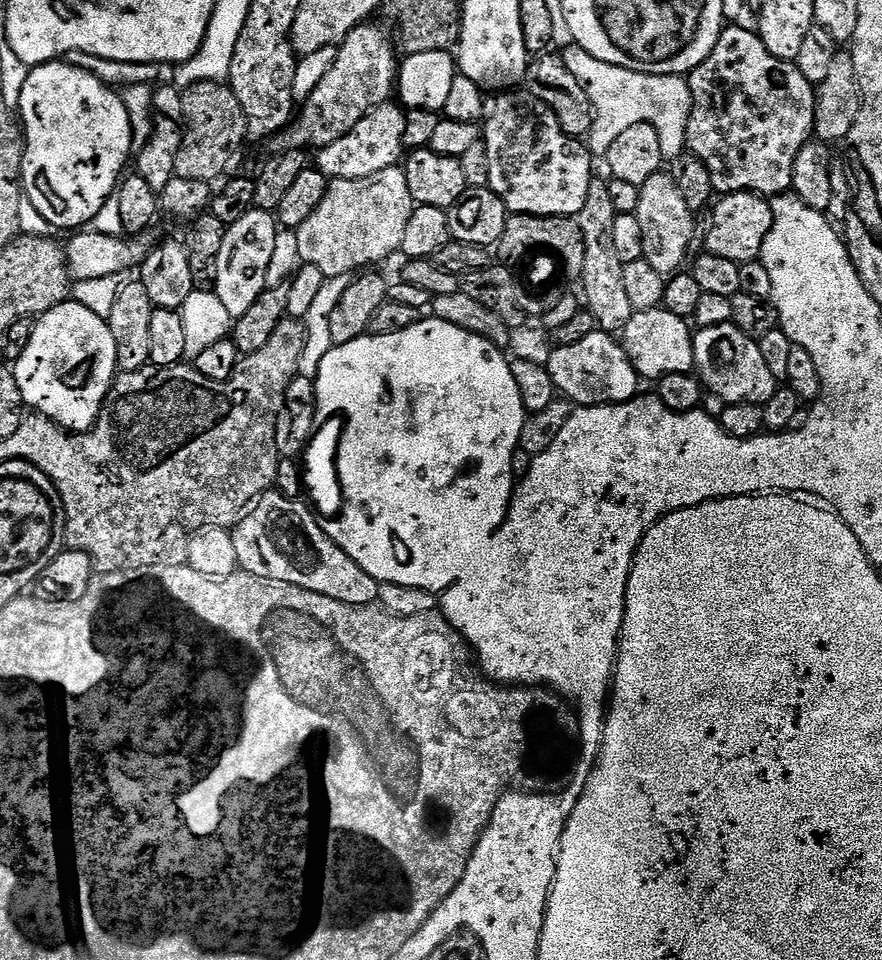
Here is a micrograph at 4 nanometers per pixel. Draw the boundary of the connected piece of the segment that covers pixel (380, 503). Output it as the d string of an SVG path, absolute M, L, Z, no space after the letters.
M422 318L414 326L410 326L406 330L398 330L394 334L382 334L381 336L374 336L371 334L365 334L359 336L354 342L346 342L339 346L333 346L324 358L322 358L320 369L317 372L315 381L315 408L313 412L313 427L315 430L308 440L304 451L304 459L306 458L306 468L304 472L304 482L307 491L310 494L311 503L317 504L319 500L334 500L334 496L340 494L340 488L336 490L336 484L334 484L334 452L332 448L334 444L338 442L340 437L348 438L348 444L350 444L350 452L354 454L340 454L340 456L354 456L356 460L356 482L354 482L354 490L350 490L350 504L348 504L347 516L336 521L336 524L331 524L326 531L331 540L338 545L340 549L347 554L347 556L360 567L367 576L371 579L380 581L381 585L388 586L388 584L397 584L400 588L417 588L420 592L436 592L436 594L443 594L448 588L448 580L452 580L452 568L456 568L456 564L452 564L452 560L456 560L456 556L460 556L460 552L472 552L472 548L476 548L476 544L480 544L480 540L484 540L484 536L490 536L494 534L503 523L500 521L500 517L504 514L505 500L508 498L509 483L514 479L514 473L512 473L512 459L518 456L518 449L520 446L520 435L522 434L522 426L526 419L526 411L523 406L522 396L519 394L518 383L516 383L514 374L511 373L511 363L509 357L504 357L505 354L499 347L492 343L485 335L478 333L472 333L470 330L459 328L456 325L452 325L448 321L442 321L435 318Z

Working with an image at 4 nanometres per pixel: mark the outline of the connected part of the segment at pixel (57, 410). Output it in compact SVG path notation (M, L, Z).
M74 298L54 306L33 323L30 346L26 346L26 350L22 350L22 354L14 361L18 390L25 405L29 409L32 407L33 413L53 420L55 424L73 434L89 431L96 425L96 420L104 408L104 400L118 375L114 328L108 323L105 317L94 314L94 310L86 310L86 306L82 306Z

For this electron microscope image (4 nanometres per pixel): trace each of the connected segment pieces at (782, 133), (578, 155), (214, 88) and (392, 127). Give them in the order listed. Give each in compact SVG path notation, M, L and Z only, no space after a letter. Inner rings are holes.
M728 26L721 32L714 50L687 77L692 109L686 126L686 148L708 167L717 193L755 192L771 198L792 188L794 162L816 127L817 89L791 60L774 58L755 31Z
M509 90L497 95L493 100L496 101L493 104L491 101L490 111L482 124L482 141L489 154L487 187L508 207L509 213L518 216L579 217L579 212L584 207L589 207L590 197L594 191L594 160L589 149L579 139L567 136L558 118L531 92Z
M202 80L192 84L186 91L181 93L181 104L183 106L183 129L184 145L178 150L178 160L174 162L176 175L188 179L200 179L216 182L216 179L228 168L236 148L240 147L248 138L248 123L245 112L242 110L241 102L233 90L221 81Z
M382 102L368 112L338 142L330 142L330 146L319 149L315 167L323 176L332 180L353 180L354 178L370 178L387 168L395 168L405 155L404 135L408 131L408 119L405 109L399 103Z

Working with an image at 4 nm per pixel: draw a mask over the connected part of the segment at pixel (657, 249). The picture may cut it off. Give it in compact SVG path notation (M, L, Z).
M667 171L656 172L640 185L640 197L634 214L642 226L644 259L666 278L679 273L685 267L684 259L690 256L691 242L697 235L696 220L692 217L695 216L693 208Z

